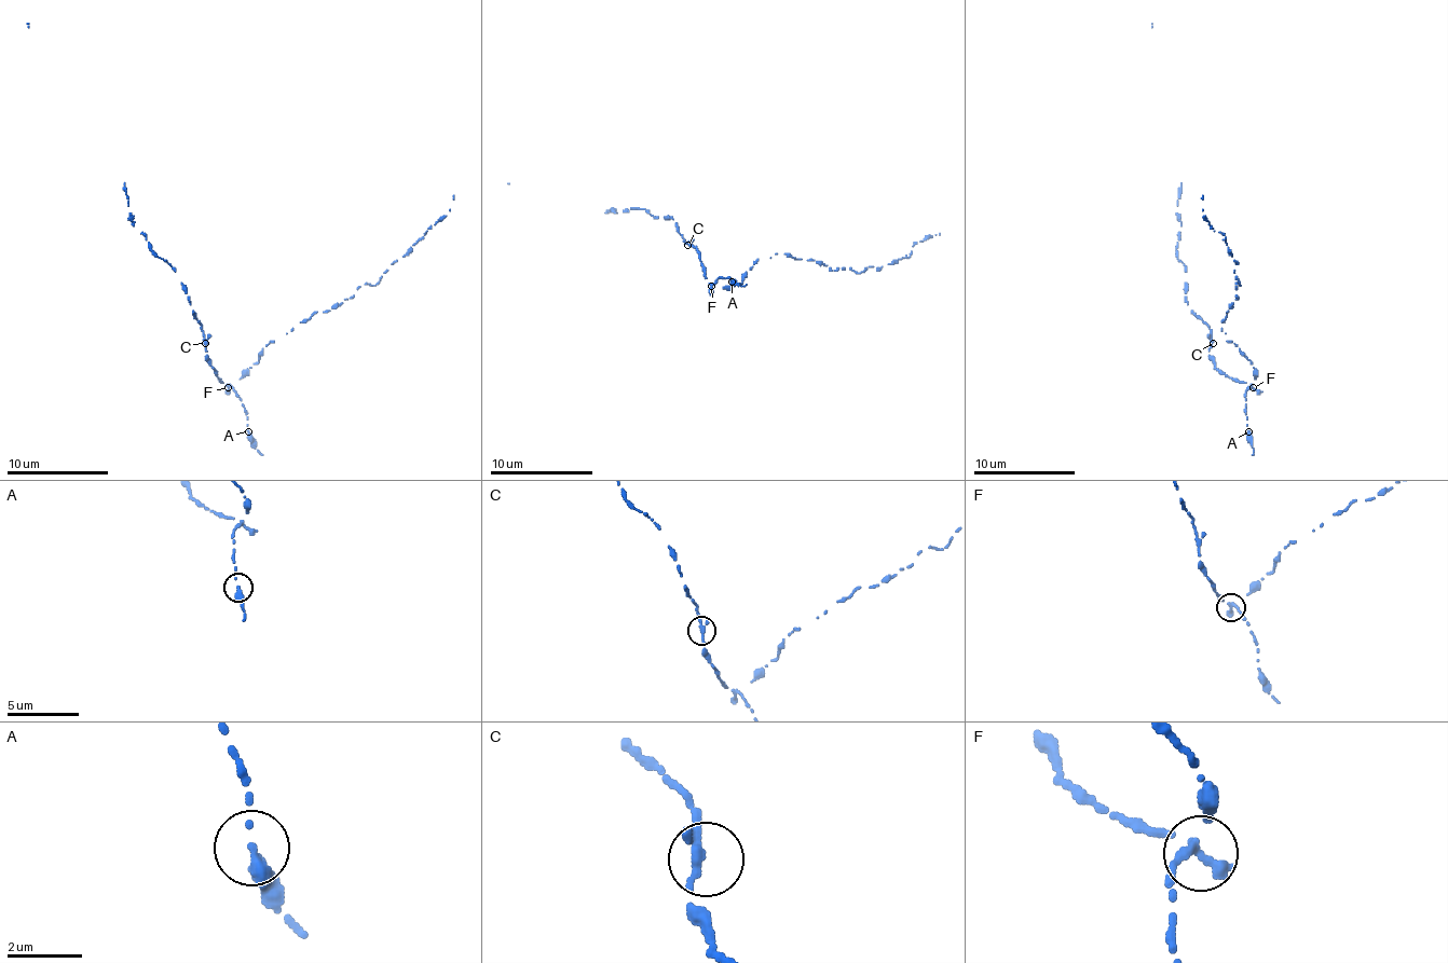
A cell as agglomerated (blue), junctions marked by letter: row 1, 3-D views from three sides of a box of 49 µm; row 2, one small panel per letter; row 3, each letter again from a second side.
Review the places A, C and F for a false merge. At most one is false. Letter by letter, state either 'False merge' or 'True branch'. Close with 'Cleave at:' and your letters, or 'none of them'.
A: True branch
C: True branch
F: False merge
Cleave at: F

